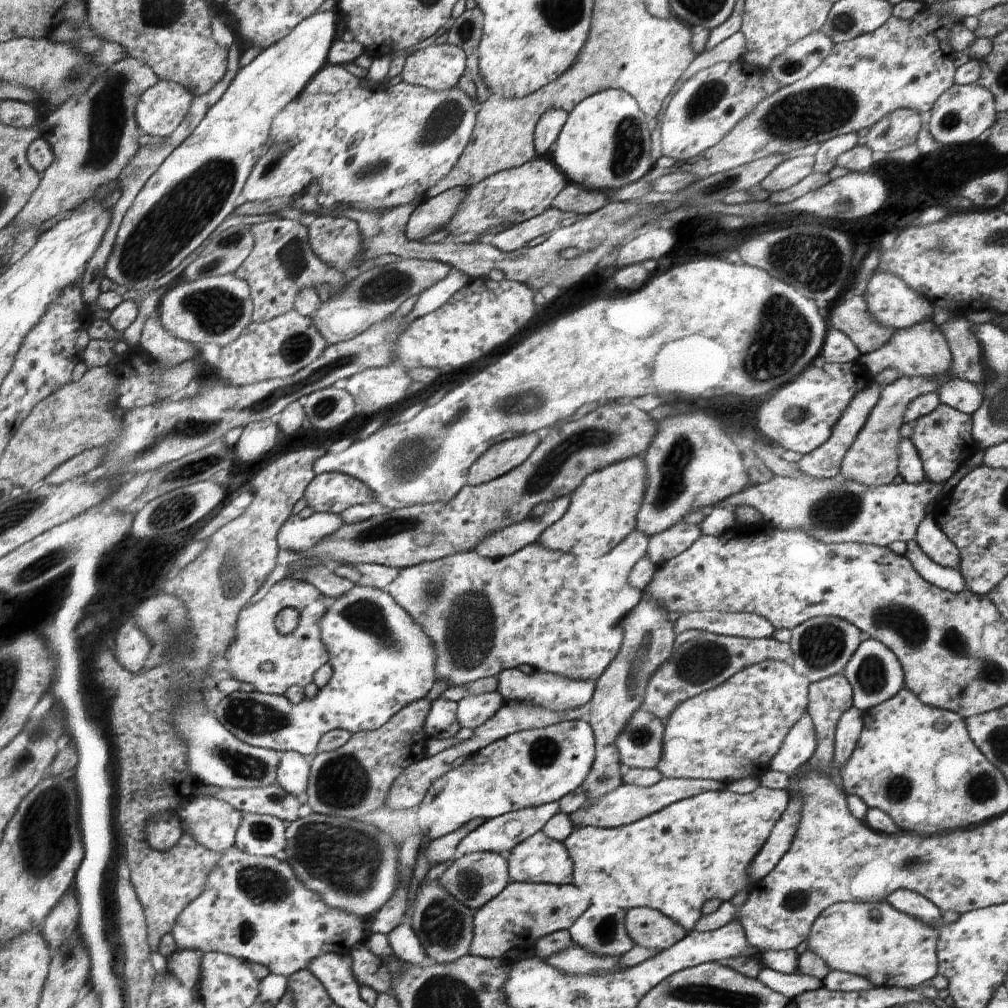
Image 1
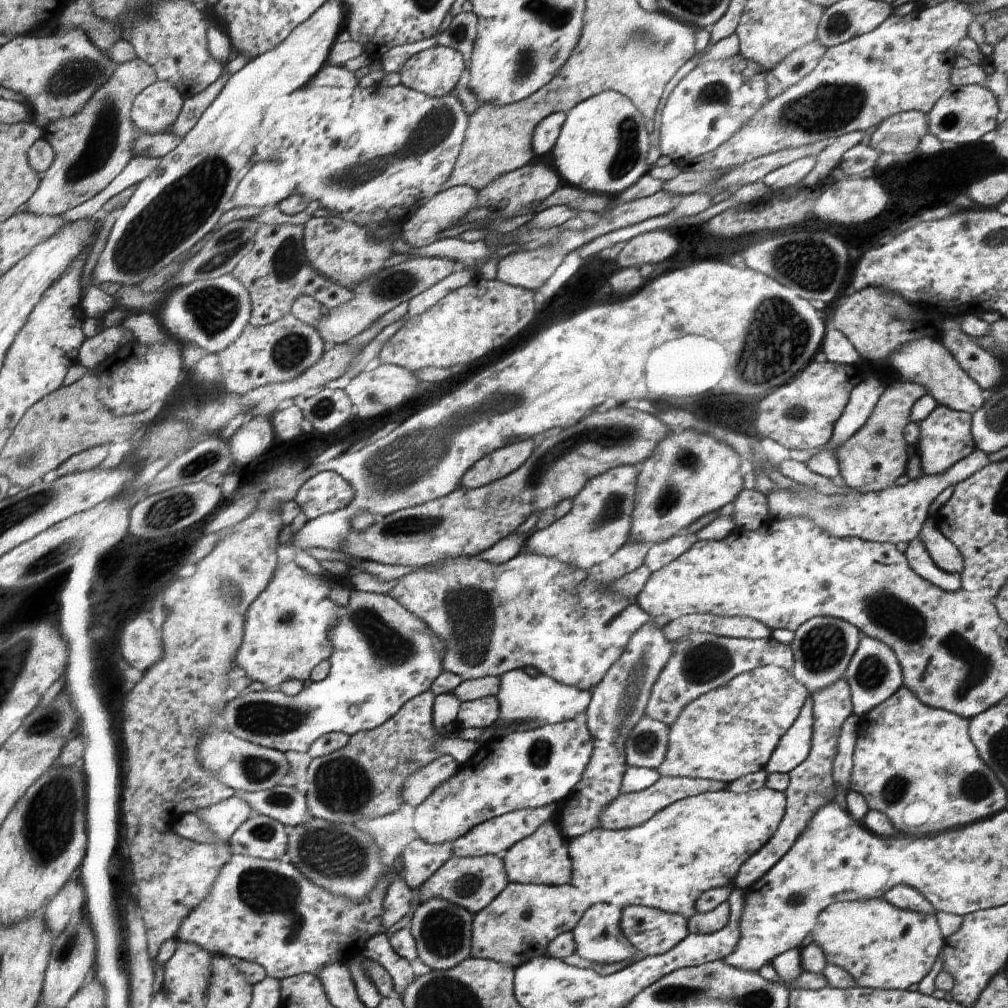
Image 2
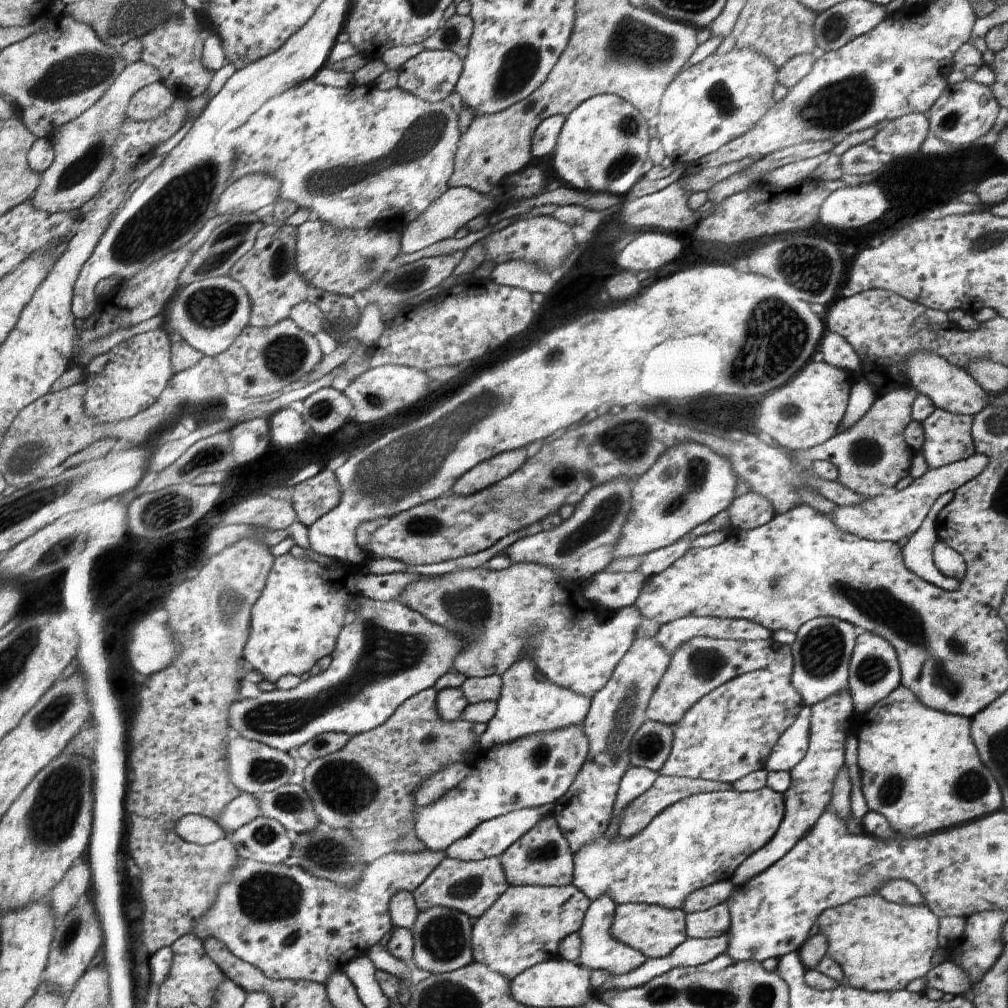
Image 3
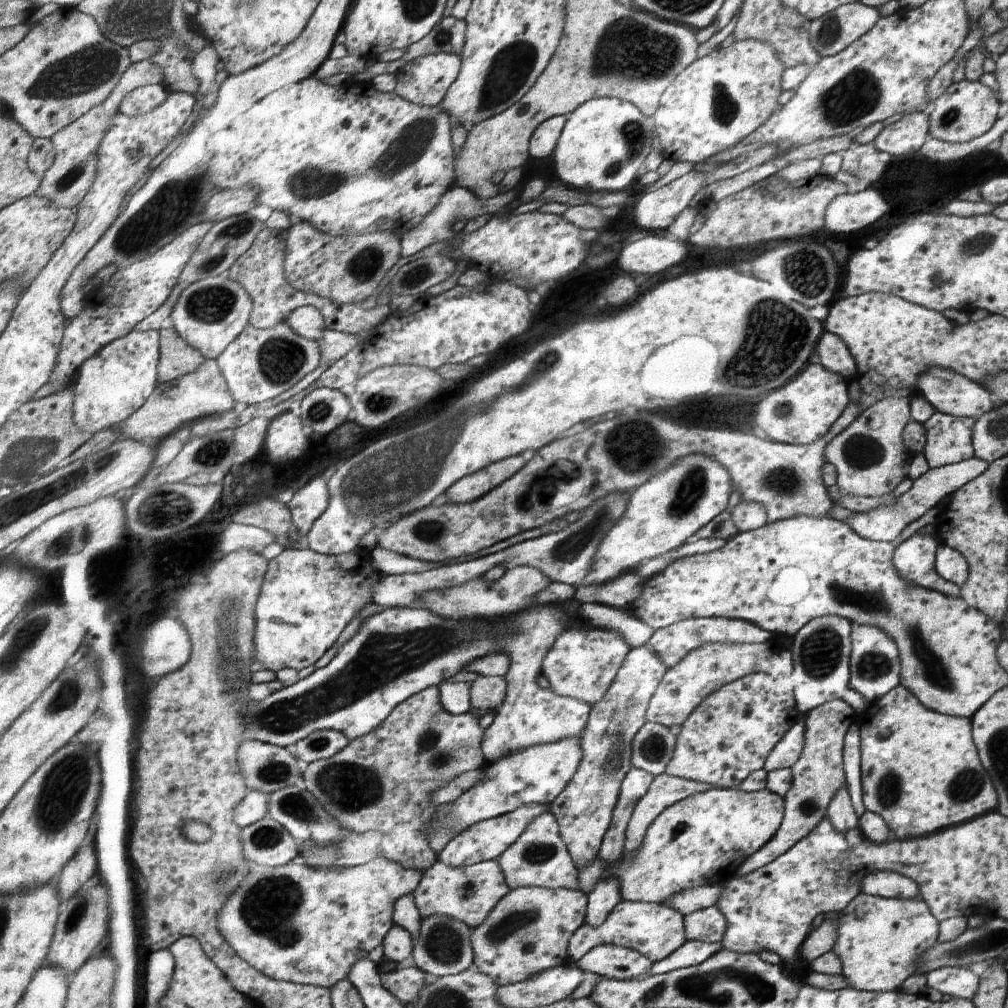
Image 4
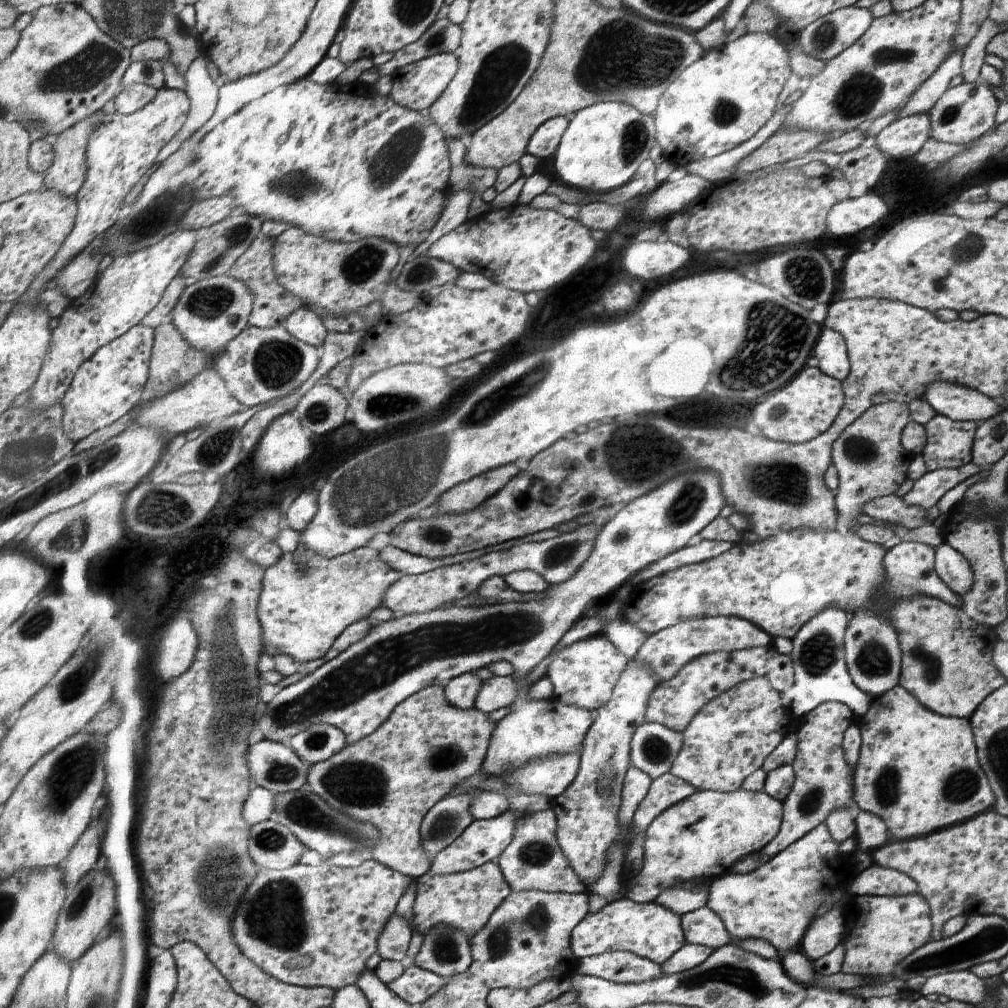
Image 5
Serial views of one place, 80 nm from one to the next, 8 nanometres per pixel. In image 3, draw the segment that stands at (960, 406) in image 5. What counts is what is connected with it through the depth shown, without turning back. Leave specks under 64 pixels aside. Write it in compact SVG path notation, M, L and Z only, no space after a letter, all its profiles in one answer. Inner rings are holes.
M932 352L912 354L906 360L904 374L913 388L918 390L919 394L924 394L934 402L935 408L974 417L988 404L987 393L972 376L969 376L969 373L963 367L952 364L946 358L940 358L940 356L932 354Z

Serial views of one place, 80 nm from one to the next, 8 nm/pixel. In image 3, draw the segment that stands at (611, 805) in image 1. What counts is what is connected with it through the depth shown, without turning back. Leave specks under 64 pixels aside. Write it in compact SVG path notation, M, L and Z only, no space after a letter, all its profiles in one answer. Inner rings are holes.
M659 774L652 788L641 794L640 797L632 801L624 809L622 816L619 817L618 834L624 839L636 837L637 834L642 833L670 805L700 793L727 791L732 788L731 784L719 783L718 781L691 779L690 777L669 777Z

